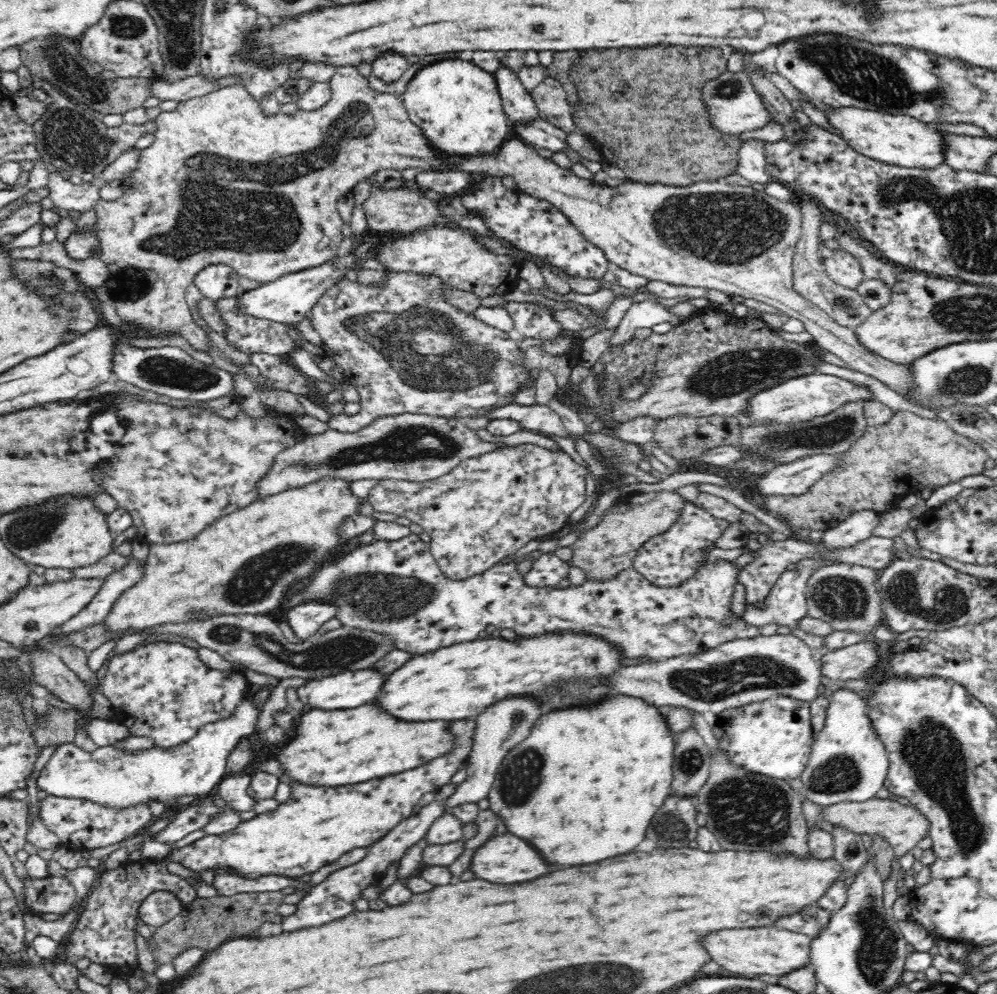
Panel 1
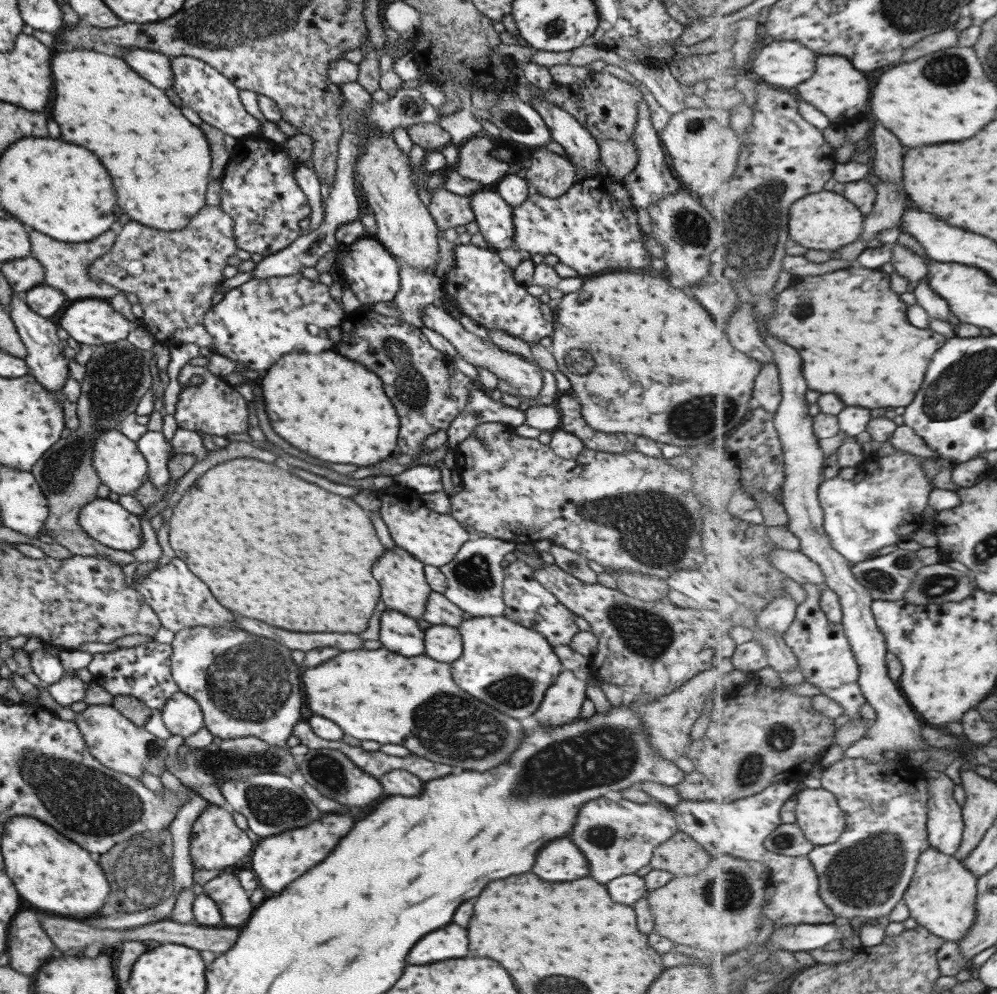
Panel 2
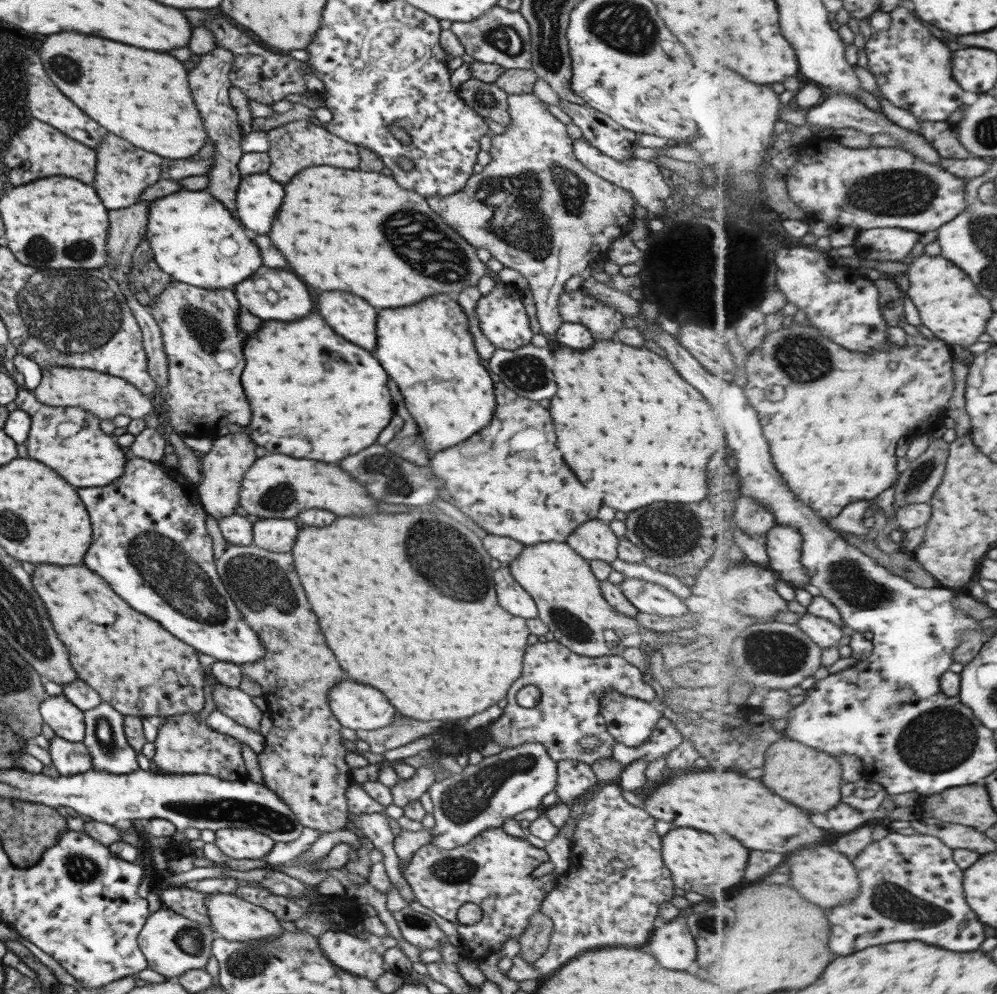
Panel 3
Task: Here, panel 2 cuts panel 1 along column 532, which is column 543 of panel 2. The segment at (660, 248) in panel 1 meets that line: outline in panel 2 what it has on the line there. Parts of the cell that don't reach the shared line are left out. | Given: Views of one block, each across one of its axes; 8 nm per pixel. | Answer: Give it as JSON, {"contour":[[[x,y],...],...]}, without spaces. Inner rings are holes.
{"contour":[[[546,146],[537,147],[531,155],[524,180],[547,198],[565,194],[577,182],[574,166],[565,155]]]}

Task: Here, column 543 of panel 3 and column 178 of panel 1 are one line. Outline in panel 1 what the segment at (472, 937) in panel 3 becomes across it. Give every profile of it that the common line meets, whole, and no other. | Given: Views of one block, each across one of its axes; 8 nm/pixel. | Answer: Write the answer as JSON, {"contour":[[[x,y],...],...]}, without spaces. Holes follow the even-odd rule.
{"contour":[[[472,717],[452,721],[447,728],[452,739],[448,752],[428,760],[428,764],[382,776],[380,780],[370,780],[364,786],[350,784],[342,788],[310,788],[290,784],[291,799],[280,804],[274,812],[243,820],[232,832],[220,836],[210,834],[176,850],[174,854],[168,853],[164,859],[180,862],[195,872],[210,867],[231,866],[236,870],[232,873],[248,878],[282,874],[298,879],[309,872],[316,872],[354,848],[374,844],[390,830],[394,830],[402,820],[406,820],[424,794],[435,793],[440,787],[452,782],[452,776],[467,764],[474,744],[475,728],[476,721]],[[140,860],[130,864],[121,864],[115,869],[101,871],[91,891],[84,899],[76,928],[62,941],[60,958],[66,959],[68,964],[74,964],[77,958],[86,956],[86,958],[90,958],[90,962],[102,964],[109,970],[110,966],[118,968],[117,976],[132,973],[138,966],[133,937],[134,931],[136,931],[136,916],[139,916],[141,902],[146,900],[150,894],[158,891],[170,891],[176,894],[178,898],[182,899],[184,906],[188,906],[195,897],[191,884],[186,880],[181,880],[178,876],[172,876],[168,873],[167,866],[164,863],[159,864],[159,861],[156,863]]]}

